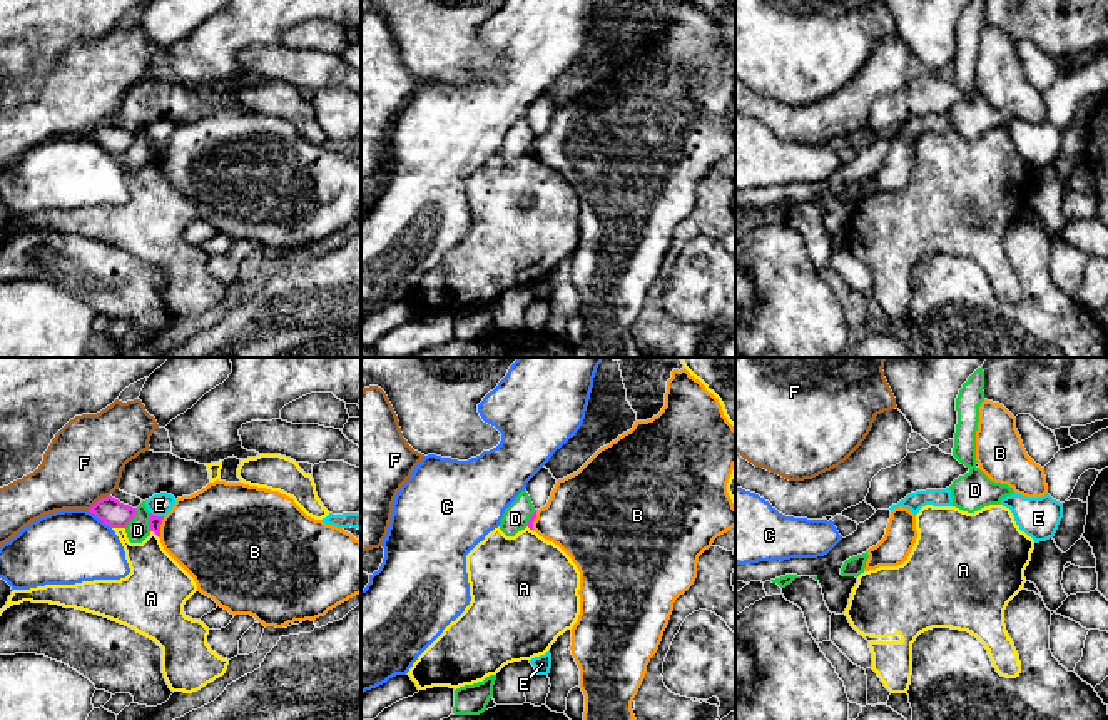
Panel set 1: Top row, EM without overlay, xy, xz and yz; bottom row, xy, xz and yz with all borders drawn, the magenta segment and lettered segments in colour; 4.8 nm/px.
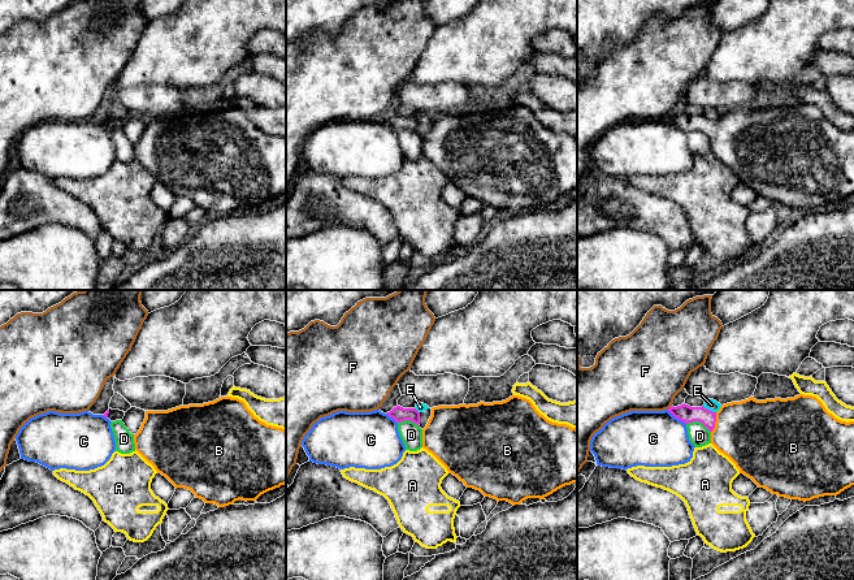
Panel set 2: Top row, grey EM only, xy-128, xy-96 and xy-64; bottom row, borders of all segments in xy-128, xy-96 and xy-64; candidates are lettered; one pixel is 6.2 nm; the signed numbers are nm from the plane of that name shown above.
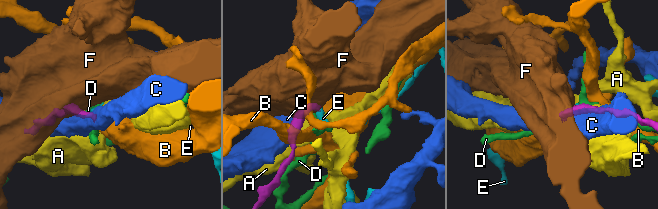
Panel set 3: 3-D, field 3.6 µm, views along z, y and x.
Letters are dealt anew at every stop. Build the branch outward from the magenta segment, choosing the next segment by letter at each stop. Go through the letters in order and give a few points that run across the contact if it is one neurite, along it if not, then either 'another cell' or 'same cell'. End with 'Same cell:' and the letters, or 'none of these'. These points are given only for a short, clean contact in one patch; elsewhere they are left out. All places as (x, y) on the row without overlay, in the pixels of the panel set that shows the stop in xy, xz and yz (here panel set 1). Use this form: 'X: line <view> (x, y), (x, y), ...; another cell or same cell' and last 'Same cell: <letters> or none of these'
A: another cell
B: same cell
C: another cell
D: another cell
E: line xy (151, 137), (162, 142); another cell
F: line xy (109, 121), (97, 126), (87, 136); another cell
Same cell: B

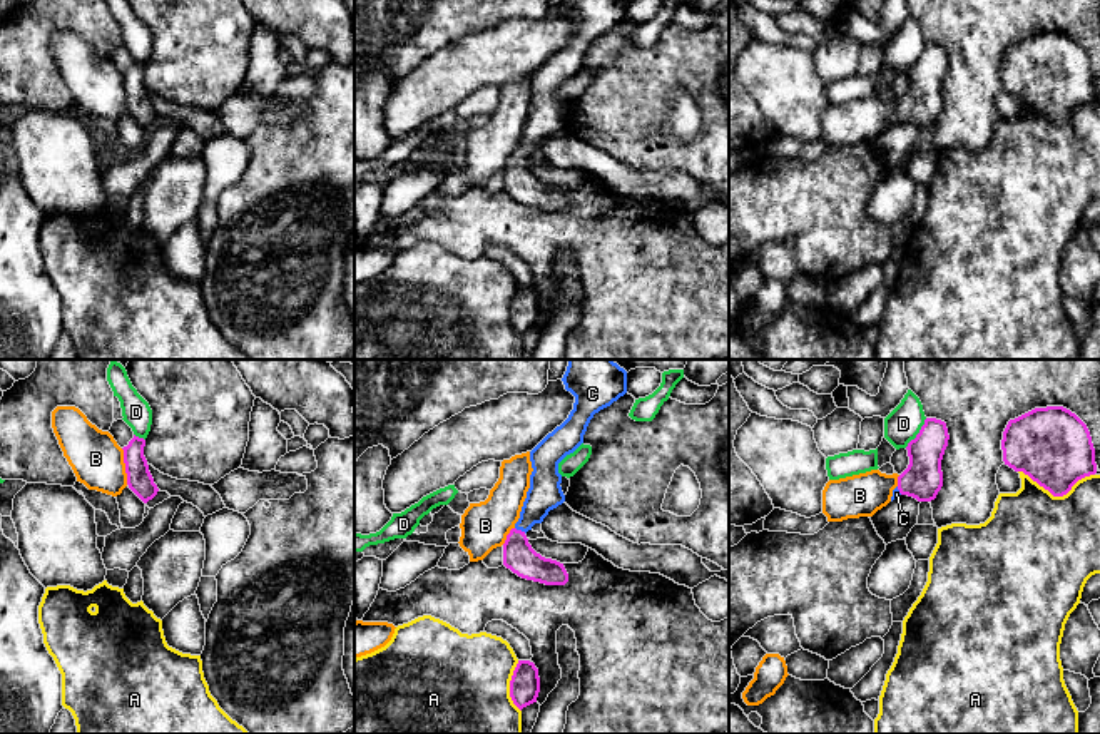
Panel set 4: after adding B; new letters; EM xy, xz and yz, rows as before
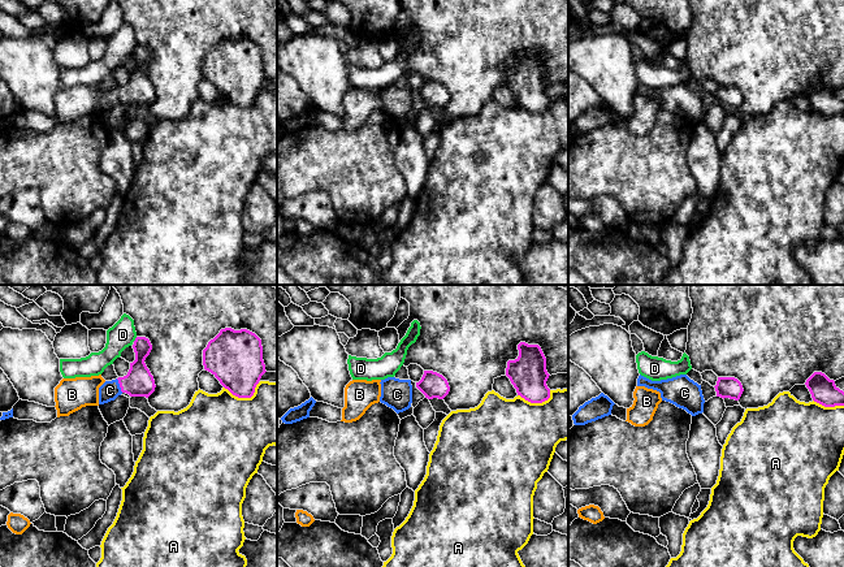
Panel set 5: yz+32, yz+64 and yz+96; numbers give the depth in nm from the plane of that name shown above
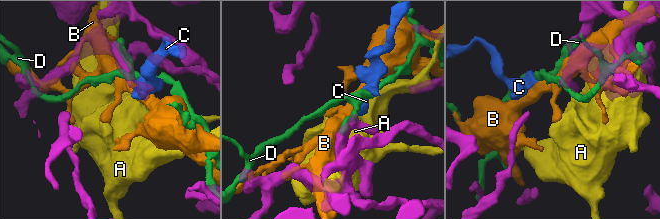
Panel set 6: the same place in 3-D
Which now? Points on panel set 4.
A: another cell
B: another cell
C: line xz (519, 181), (520, 156), (545, 119); same cell
D: another cell
Same cell: C

